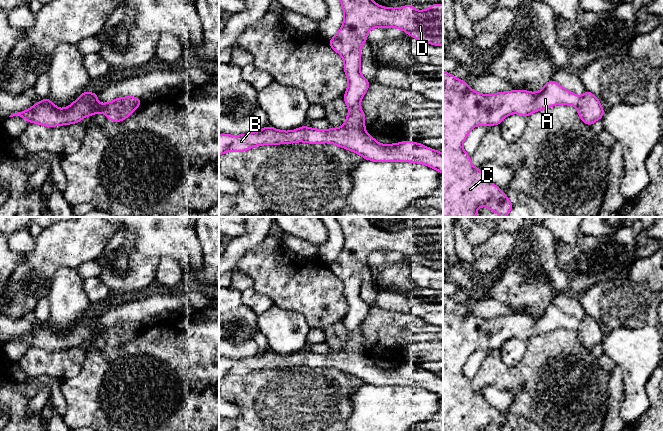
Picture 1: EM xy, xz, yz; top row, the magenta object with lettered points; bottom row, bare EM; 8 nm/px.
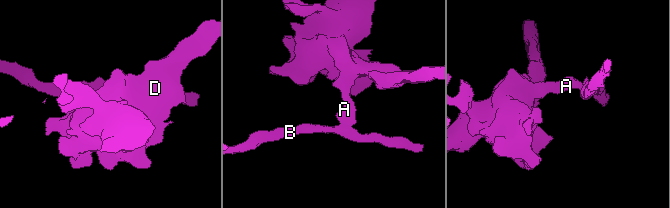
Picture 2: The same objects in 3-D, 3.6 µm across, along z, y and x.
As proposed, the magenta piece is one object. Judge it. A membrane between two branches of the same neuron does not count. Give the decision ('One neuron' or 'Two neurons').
Two neurons

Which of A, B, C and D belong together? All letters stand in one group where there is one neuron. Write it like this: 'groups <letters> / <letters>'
groups A C D / B

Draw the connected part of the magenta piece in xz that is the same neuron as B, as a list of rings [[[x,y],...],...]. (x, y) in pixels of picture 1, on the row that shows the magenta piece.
[[[271,126],[243,135],[219,134],[219,156],[227,151],[245,152],[254,146],[307,142],[332,143],[374,162],[414,162],[443,173],[443,154],[421,143],[403,141],[383,145],[365,130],[345,126],[327,130],[302,126],[292,131],[281,131]]]

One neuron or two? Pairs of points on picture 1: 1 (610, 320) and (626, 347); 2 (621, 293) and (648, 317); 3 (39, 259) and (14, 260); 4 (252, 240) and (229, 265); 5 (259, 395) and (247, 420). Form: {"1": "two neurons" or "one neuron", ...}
{"1": "two neurons", "2": "one neuron", "3": "two neurons", "4": "one neuron", "5": "one neuron"}

